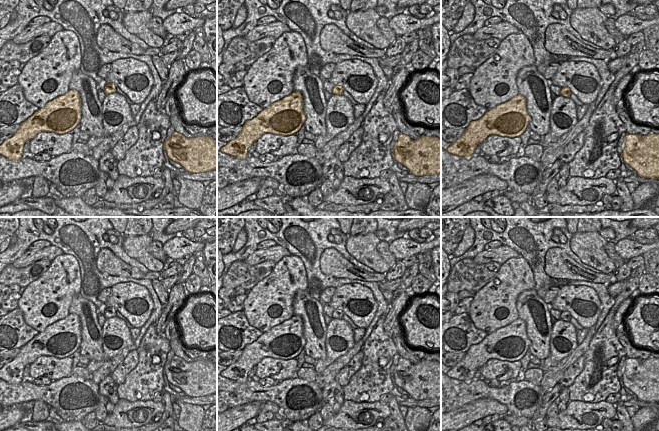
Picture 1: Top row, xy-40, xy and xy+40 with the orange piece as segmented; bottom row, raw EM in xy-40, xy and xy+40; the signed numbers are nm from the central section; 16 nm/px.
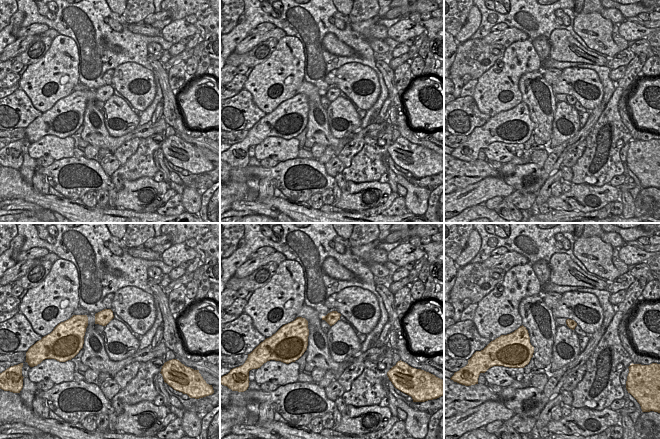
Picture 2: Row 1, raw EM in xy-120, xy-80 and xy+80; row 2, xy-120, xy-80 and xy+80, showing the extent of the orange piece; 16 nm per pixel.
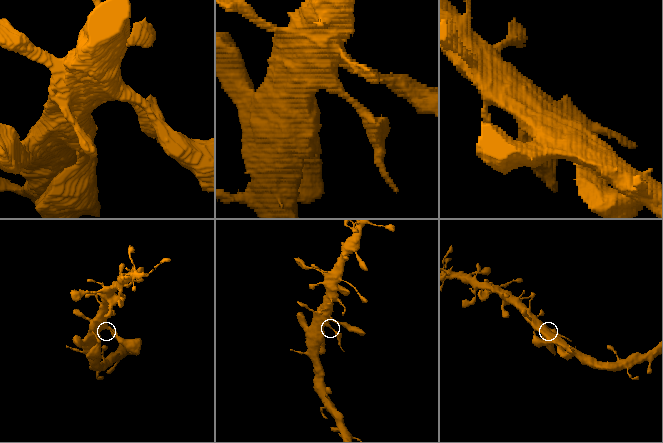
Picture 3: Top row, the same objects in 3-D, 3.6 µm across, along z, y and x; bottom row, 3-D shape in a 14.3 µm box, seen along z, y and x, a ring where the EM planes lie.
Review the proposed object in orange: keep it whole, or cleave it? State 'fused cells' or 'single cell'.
single cell

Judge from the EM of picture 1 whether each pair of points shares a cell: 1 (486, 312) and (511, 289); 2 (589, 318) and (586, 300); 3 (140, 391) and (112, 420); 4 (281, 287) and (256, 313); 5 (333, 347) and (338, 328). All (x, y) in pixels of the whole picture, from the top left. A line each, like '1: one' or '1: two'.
1: one
2: one
3: two
4: one
5: one

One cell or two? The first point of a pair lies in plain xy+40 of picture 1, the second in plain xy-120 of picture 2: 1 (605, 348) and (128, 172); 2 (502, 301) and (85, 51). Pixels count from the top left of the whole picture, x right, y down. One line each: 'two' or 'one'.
1: one
2: two

